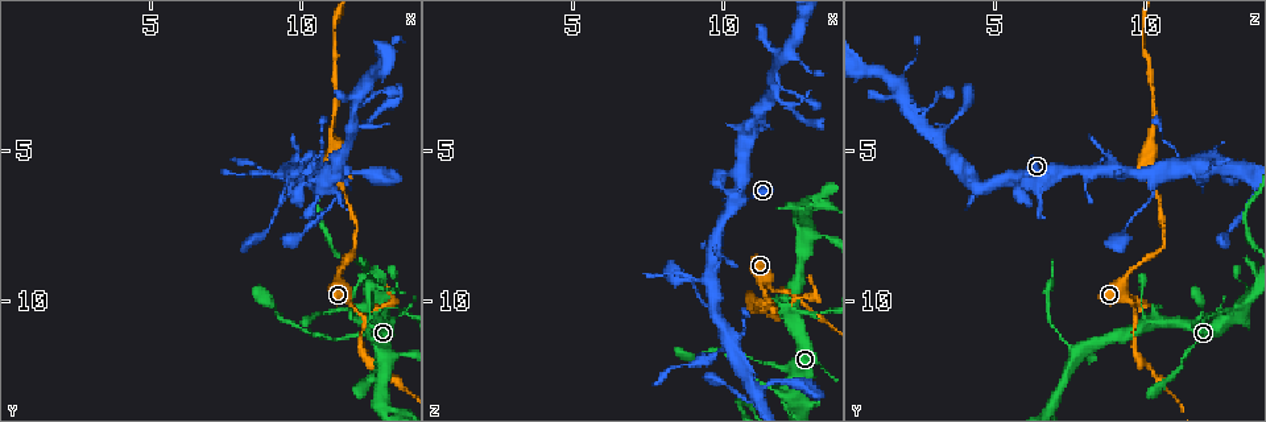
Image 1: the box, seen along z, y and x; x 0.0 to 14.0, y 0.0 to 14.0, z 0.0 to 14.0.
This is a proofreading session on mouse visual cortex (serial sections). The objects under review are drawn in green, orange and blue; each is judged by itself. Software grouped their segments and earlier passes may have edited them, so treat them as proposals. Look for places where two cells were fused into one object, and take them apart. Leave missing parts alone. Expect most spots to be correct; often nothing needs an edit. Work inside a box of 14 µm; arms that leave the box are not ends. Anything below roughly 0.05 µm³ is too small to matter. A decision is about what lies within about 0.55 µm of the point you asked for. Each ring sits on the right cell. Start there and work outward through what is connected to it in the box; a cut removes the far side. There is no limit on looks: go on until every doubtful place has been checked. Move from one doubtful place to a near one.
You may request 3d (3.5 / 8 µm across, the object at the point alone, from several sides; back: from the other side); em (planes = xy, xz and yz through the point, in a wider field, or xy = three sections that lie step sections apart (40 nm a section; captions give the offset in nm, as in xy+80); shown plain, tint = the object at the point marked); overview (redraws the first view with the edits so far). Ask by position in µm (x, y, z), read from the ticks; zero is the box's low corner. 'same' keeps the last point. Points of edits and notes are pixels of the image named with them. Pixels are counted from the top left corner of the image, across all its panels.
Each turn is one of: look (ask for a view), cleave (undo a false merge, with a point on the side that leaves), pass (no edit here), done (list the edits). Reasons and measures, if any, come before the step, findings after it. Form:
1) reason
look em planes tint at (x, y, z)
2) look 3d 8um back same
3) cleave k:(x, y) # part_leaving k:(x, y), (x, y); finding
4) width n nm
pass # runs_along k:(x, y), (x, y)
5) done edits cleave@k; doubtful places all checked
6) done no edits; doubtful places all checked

calibre changes
look 3d 3.5um at (11.7, 11.1, 12.1)

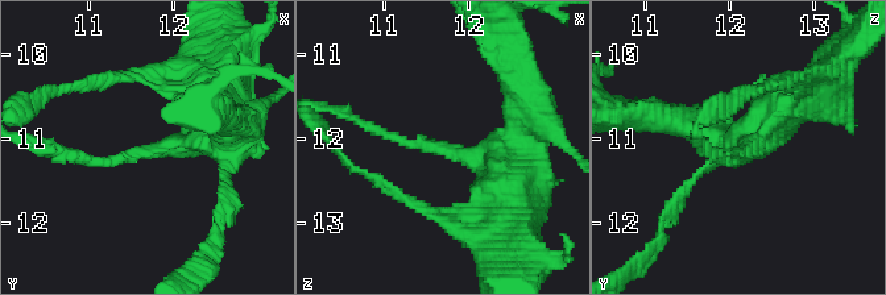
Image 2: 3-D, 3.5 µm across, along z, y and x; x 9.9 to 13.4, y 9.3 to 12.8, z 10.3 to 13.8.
arm_widths 150, 350 nm; now the EM
look em planes tint at (11.65, 11.15, 12.15)

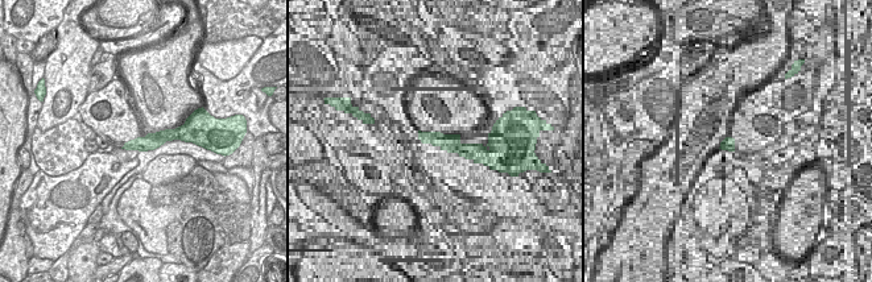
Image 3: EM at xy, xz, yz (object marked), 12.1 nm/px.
pass # runs_along 2:(526, 133), (477, 163), (356, 120); continuous, no second cell

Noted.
abrupt turn
look 3d 3.5um back at (12.0, 10.6, 9.6)

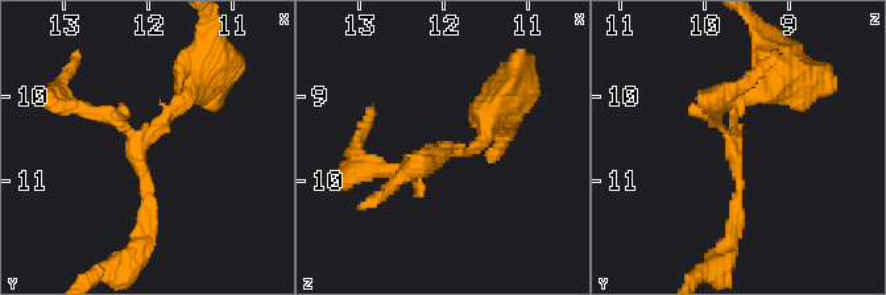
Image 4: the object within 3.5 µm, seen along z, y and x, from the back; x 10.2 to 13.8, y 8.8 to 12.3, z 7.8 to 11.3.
arms 3; arm_widths 150, 150, 250 nm
look em xy step 1 tint at (12.00, 10.45, 9.60)

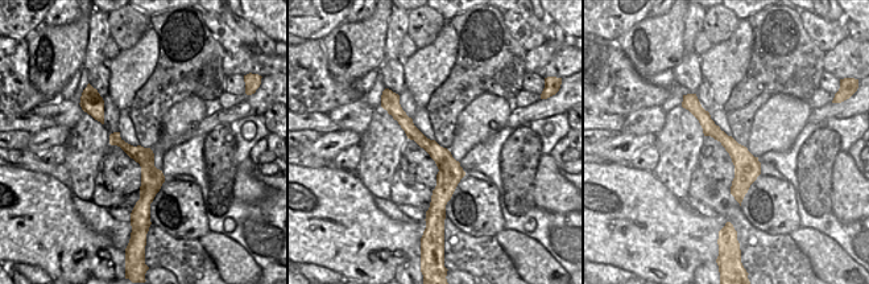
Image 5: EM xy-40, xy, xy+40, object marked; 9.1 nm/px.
width 200 nm
cleave 4:(82, 106) # part_leaving 4:(125, 125), (59, 94), (73, 61); two cells meet here

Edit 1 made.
redraw
look overview

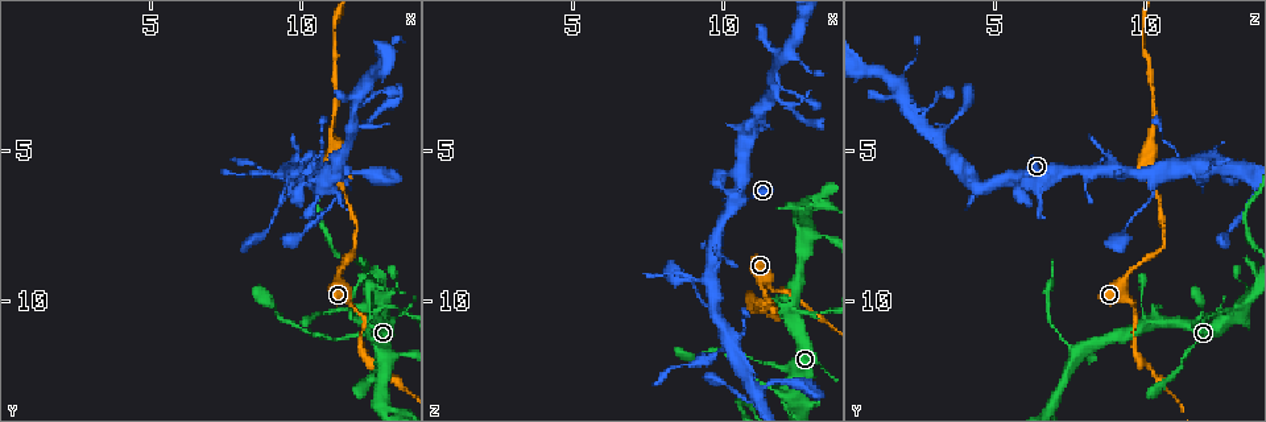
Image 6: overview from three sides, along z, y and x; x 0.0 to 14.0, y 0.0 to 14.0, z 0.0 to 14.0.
four-way junction
look 3d 3.5um at (12.7, 11.8, 7.9)

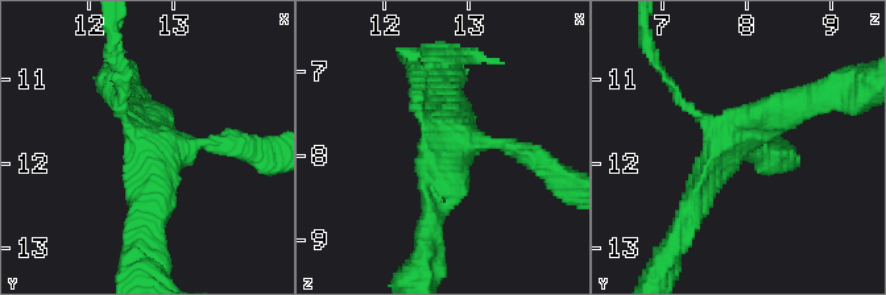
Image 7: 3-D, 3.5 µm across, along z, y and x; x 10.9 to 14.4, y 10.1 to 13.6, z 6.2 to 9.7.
arms 4; arm_widths 150, 150, 300, 350 nm
look em xy step 1 tint at (12.75, 11.65, 7.85)

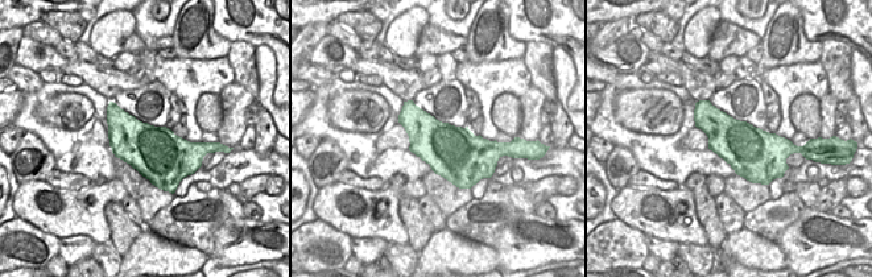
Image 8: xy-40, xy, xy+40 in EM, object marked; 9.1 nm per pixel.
cut it another way
look em xy step 3 tint same

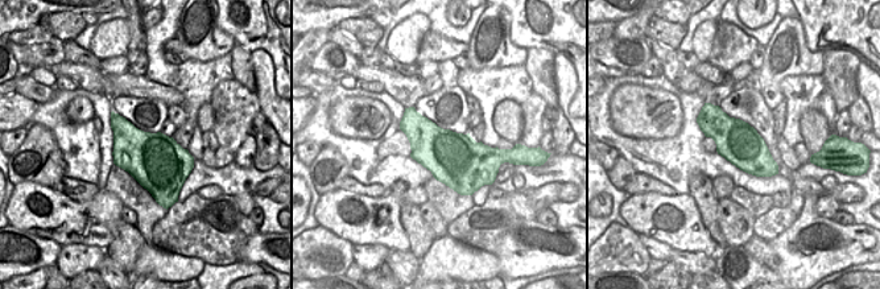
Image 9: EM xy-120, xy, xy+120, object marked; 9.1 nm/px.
pass # runs_along 7:(806, 102), (735, 137), (691, 211); one cell here

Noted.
thick turns thin
look em xy step 1 tint at (12.4, 11.3, 7.2)

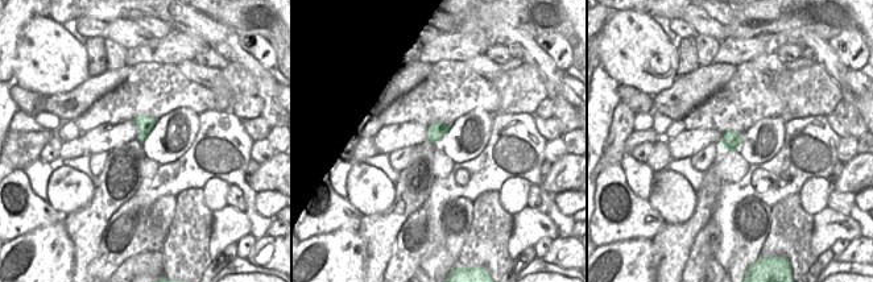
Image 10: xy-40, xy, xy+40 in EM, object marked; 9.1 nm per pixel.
look 3d 3.5um same

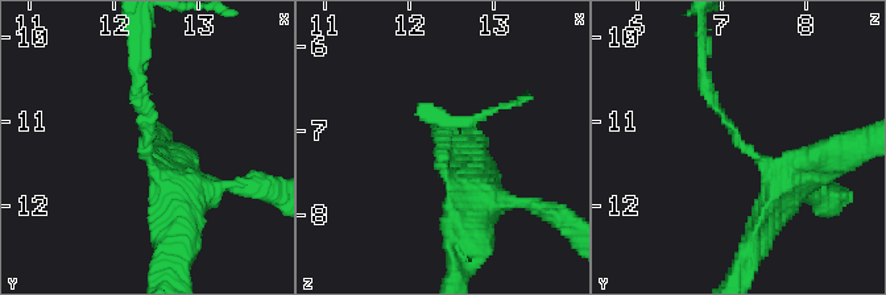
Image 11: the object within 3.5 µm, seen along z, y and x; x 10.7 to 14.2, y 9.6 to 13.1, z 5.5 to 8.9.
pass # runs_along 11:(181, 171), (148, 160), (136, 66); all the same cell

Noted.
done edits cleave@4; doubtful places all checked

